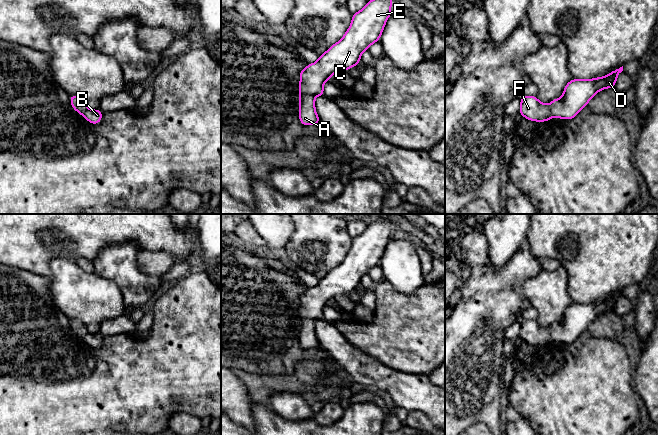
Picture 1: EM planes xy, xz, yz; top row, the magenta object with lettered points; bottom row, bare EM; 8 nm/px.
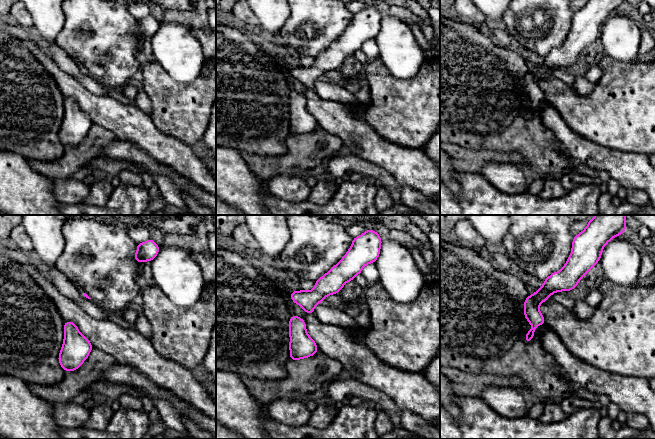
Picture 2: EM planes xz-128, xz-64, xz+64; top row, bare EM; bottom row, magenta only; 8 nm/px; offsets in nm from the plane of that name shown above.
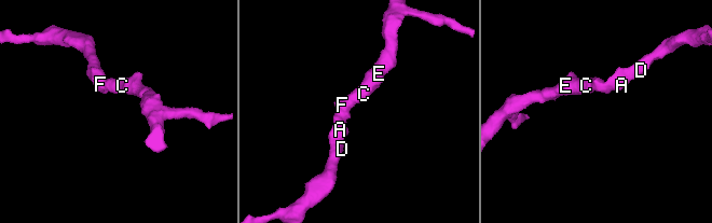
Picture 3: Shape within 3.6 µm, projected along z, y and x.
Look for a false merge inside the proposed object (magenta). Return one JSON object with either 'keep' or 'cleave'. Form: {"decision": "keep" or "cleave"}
{"decision": "keep"}

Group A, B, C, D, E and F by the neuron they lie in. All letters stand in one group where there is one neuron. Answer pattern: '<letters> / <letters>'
A B C D E F

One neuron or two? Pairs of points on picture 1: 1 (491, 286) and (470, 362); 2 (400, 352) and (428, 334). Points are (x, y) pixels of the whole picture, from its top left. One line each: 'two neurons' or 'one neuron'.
1: one neuron
2: one neuron

